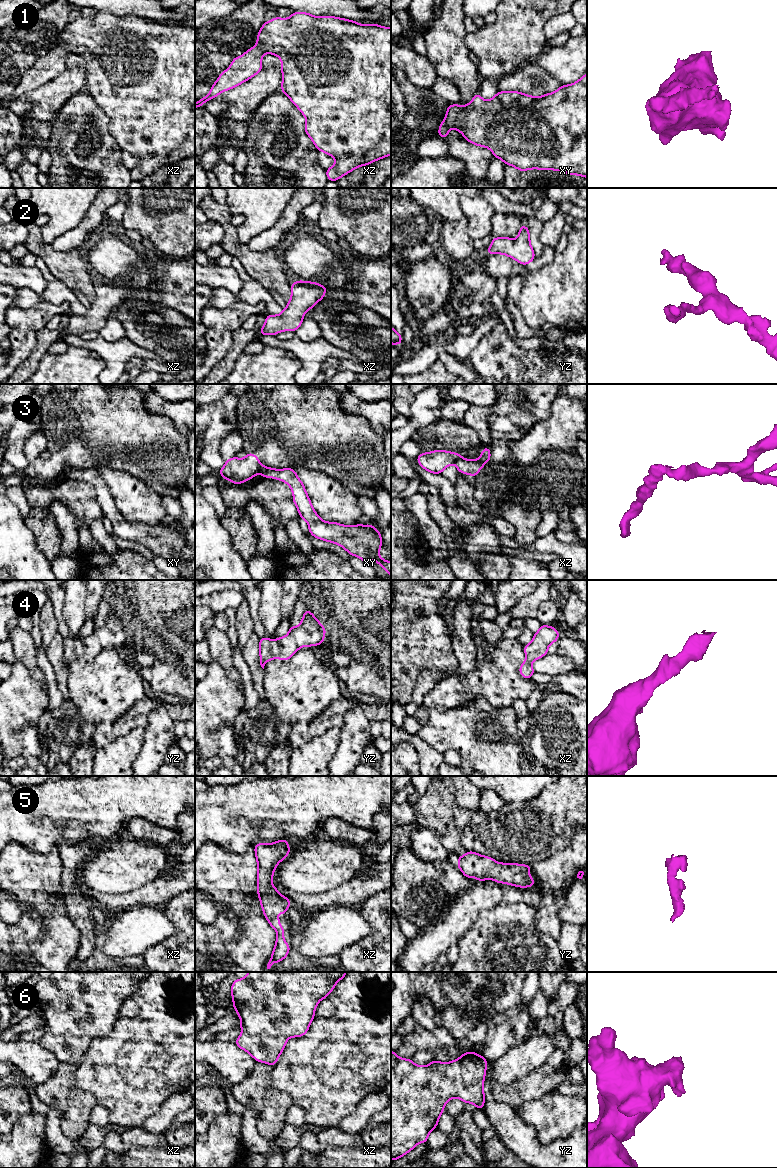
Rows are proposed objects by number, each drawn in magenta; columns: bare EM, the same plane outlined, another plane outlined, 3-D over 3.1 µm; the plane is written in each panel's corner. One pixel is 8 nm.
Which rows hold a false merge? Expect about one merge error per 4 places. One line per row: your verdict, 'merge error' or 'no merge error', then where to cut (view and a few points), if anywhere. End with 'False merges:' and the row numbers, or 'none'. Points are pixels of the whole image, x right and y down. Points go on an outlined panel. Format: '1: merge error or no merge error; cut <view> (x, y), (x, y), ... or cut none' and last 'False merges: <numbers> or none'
1: no merge error; cut none
2: no merge error; cut none
3: merge error; cut xy (262, 465), (259, 472)
4: no merge error; cut none
5: no merge error; cut none
6: no merge error; cut none
False merges: 3

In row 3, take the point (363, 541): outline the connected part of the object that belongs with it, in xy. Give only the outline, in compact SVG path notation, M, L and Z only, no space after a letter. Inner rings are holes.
M261 467L260 474L266 478L275 478L289 485L293 493L293 502L309 527L312 536L332 542L343 547L350 555L356 556L370 564L373 557L377 564L382 566L391 576L391 562L379 555L382 547L381 533L372 525L346 526L336 522L325 522L315 512L304 484L292 468L273 469Z

